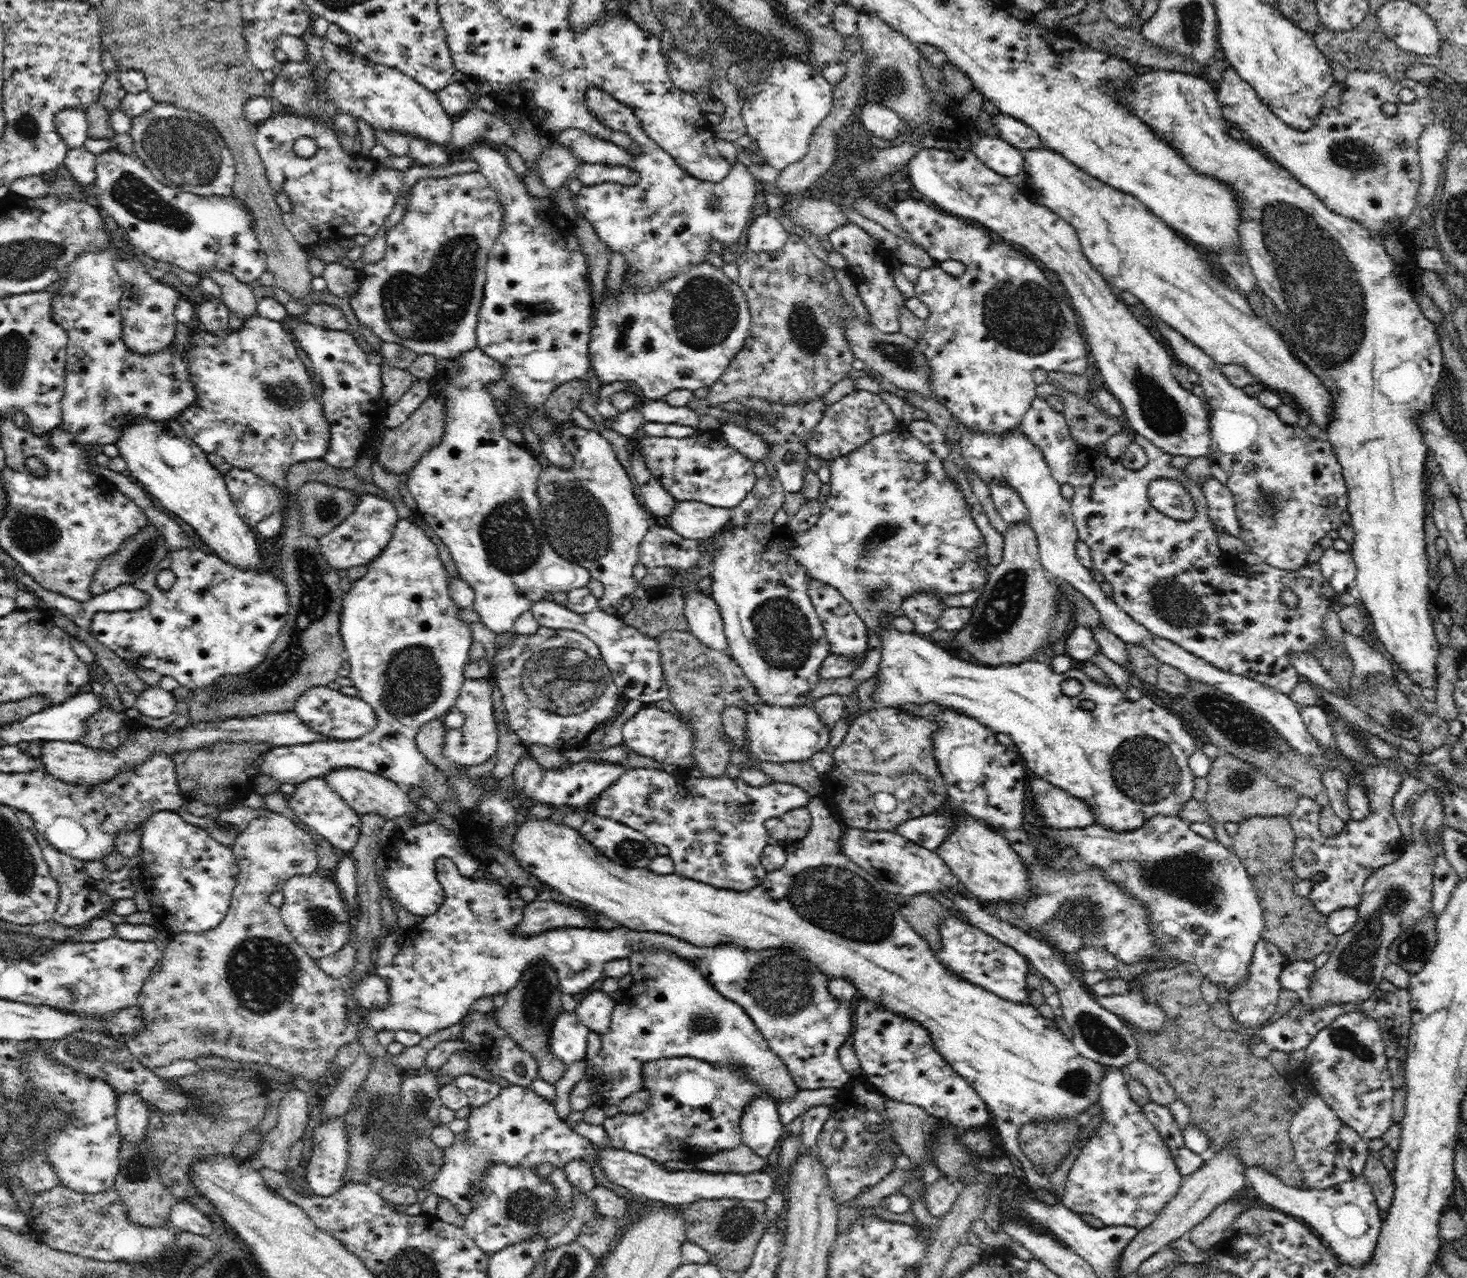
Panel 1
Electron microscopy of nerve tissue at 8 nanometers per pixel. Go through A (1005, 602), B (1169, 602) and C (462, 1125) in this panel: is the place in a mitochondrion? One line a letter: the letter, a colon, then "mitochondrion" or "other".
A: mitochondrion
B: mitochondrion
C: other

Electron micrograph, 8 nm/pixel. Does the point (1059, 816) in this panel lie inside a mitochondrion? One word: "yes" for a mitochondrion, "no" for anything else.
no

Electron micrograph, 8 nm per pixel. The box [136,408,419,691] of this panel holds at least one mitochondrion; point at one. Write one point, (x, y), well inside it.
(326, 508)

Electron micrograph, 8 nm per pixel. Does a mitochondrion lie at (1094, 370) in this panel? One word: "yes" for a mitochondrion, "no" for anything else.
no

